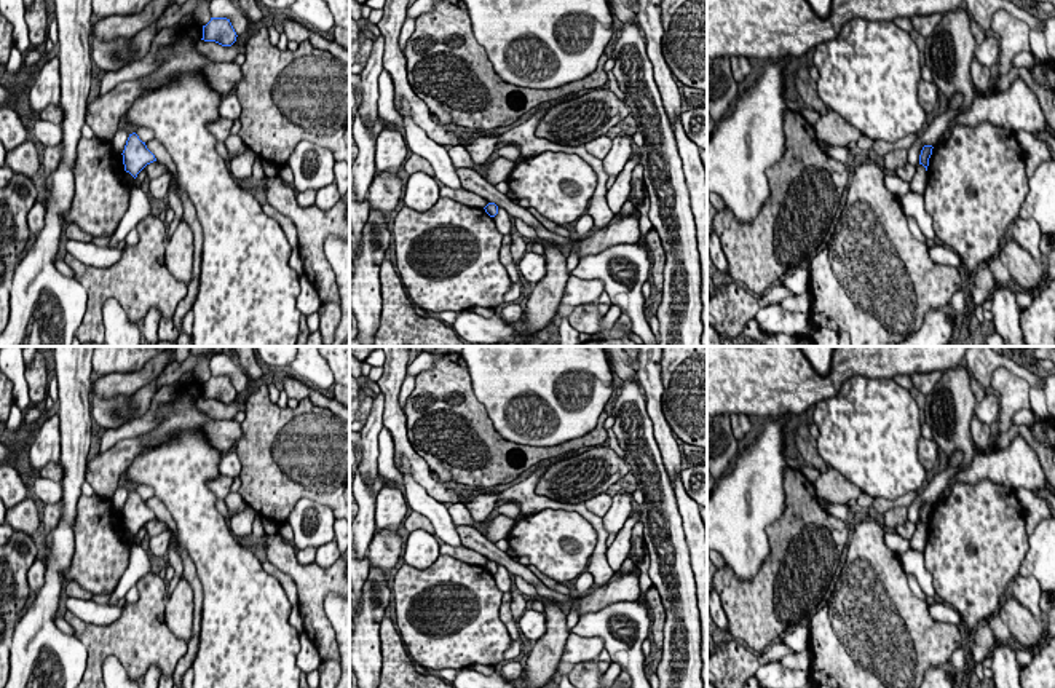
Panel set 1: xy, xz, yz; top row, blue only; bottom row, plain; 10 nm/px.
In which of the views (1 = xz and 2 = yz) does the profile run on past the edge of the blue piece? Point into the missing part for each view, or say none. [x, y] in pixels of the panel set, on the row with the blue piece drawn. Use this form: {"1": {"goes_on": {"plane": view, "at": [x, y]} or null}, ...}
{"1": {"goes_on": null}, "2": {"goes_on": null}}

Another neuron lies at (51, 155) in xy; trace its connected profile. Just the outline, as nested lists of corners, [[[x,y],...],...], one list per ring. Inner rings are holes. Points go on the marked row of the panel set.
[[[61,144],[57,145],[49,145],[43,148],[43,168],[45,168],[45,180],[46,180],[46,193],[45,200],[48,198],[49,193],[49,185],[51,185],[51,174],[61,163]]]

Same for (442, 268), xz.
[[[441,196],[426,212],[404,206],[394,219],[394,251],[401,281],[410,300],[426,311],[496,308],[512,281],[500,262],[503,235],[485,209]]]

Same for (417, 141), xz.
[[[402,101],[397,112],[404,120],[407,148],[431,163],[434,177],[439,179],[444,187],[453,190],[463,188],[456,169],[450,160],[448,148],[429,139],[428,134],[412,120],[410,109],[405,101]]]

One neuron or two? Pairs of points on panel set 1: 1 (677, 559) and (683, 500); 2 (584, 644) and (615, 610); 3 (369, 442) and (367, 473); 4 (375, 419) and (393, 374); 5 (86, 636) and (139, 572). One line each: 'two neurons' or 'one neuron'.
1: two neurons
2: two neurons
3: one neuron
4: two neurons
5: two neurons

